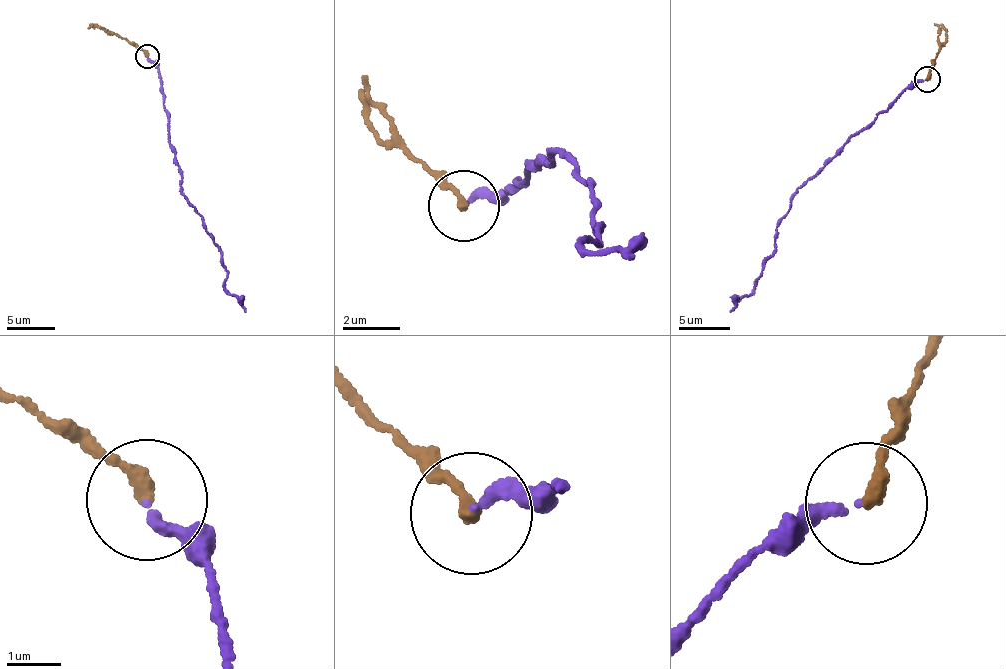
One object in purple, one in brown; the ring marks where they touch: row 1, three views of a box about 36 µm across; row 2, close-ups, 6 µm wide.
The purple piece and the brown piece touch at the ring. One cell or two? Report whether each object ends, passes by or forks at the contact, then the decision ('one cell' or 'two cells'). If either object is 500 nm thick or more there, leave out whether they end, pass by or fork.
purple ends | brown ends | two cells

